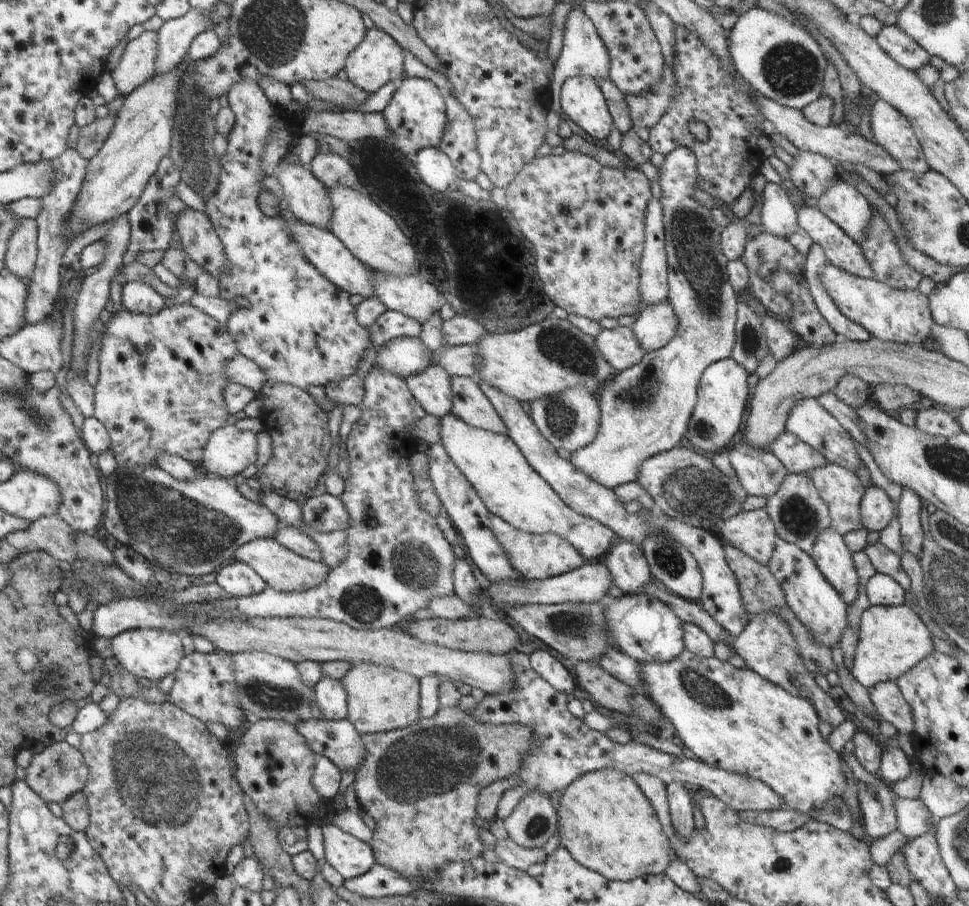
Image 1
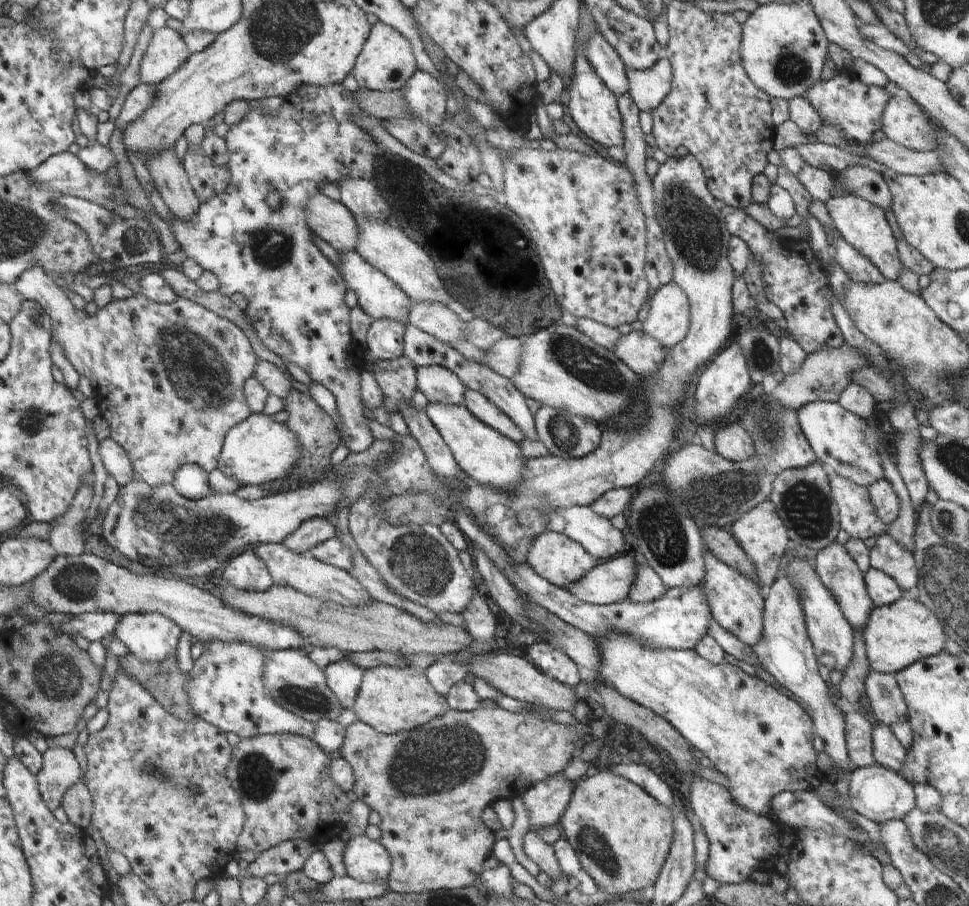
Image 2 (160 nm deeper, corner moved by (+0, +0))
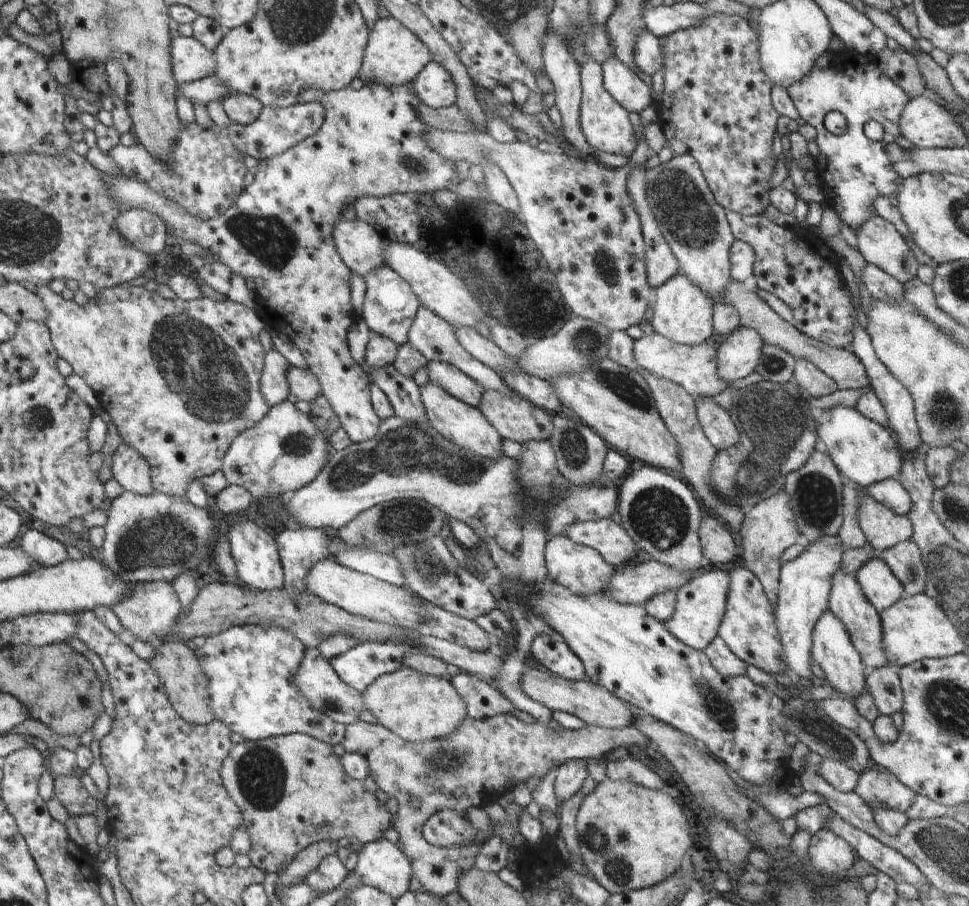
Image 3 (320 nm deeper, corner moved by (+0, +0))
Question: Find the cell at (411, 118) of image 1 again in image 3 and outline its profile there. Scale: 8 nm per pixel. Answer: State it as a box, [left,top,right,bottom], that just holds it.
[414,61,456,108]

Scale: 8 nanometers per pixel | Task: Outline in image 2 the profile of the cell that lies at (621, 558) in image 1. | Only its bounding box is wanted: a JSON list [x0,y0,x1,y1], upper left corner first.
[629,555,667,603]

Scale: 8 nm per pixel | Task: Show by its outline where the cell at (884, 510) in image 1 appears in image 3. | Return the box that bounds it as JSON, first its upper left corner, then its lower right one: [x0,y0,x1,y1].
[865,478,912,516]

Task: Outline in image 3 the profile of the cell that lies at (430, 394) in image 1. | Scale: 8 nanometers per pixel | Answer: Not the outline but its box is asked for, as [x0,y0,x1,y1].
[426,361,485,409]

